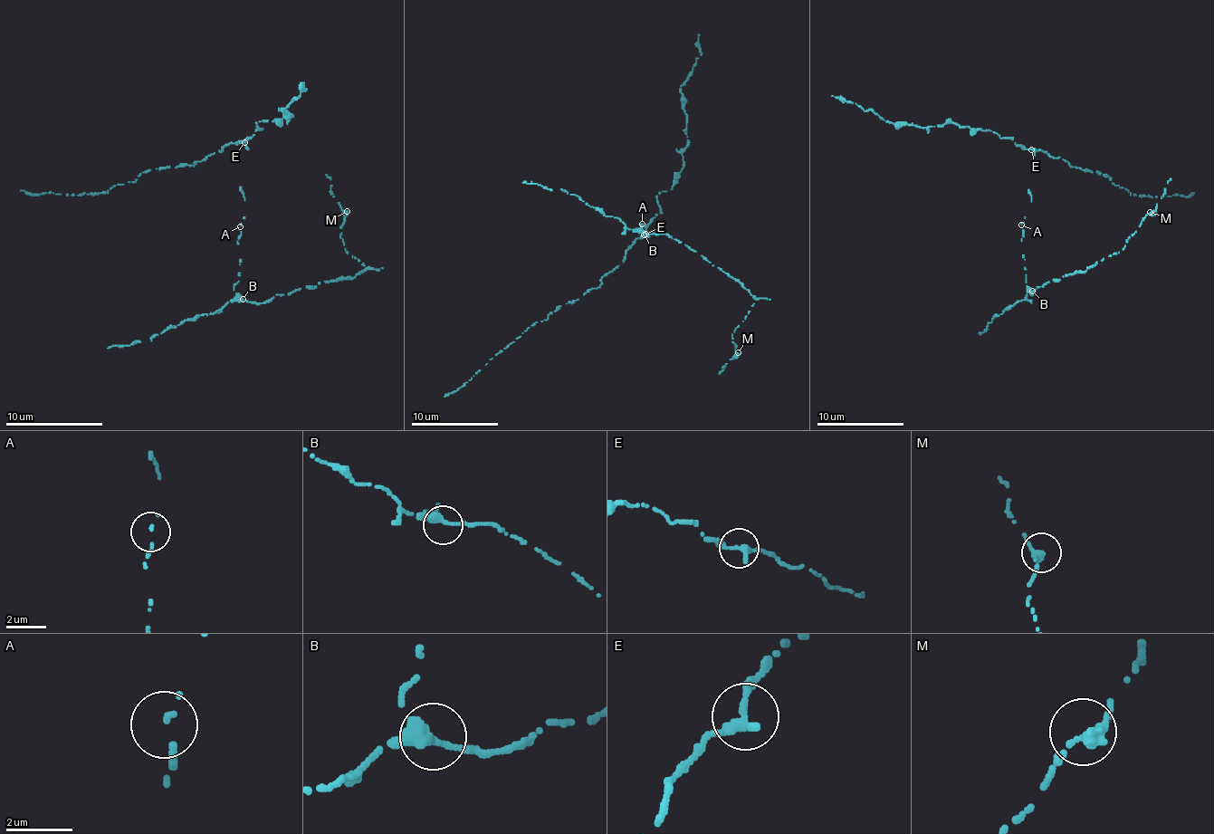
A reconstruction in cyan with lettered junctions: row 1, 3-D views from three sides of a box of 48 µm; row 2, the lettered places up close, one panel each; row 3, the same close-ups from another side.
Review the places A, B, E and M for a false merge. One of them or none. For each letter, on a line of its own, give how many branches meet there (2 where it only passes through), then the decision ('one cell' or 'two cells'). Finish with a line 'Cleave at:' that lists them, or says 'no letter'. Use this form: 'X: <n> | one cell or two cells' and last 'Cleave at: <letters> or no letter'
A: 1 | one cell
B: 2 | one cell
E: 2 | two cells
M: 2 | one cell
Cleave at: E

